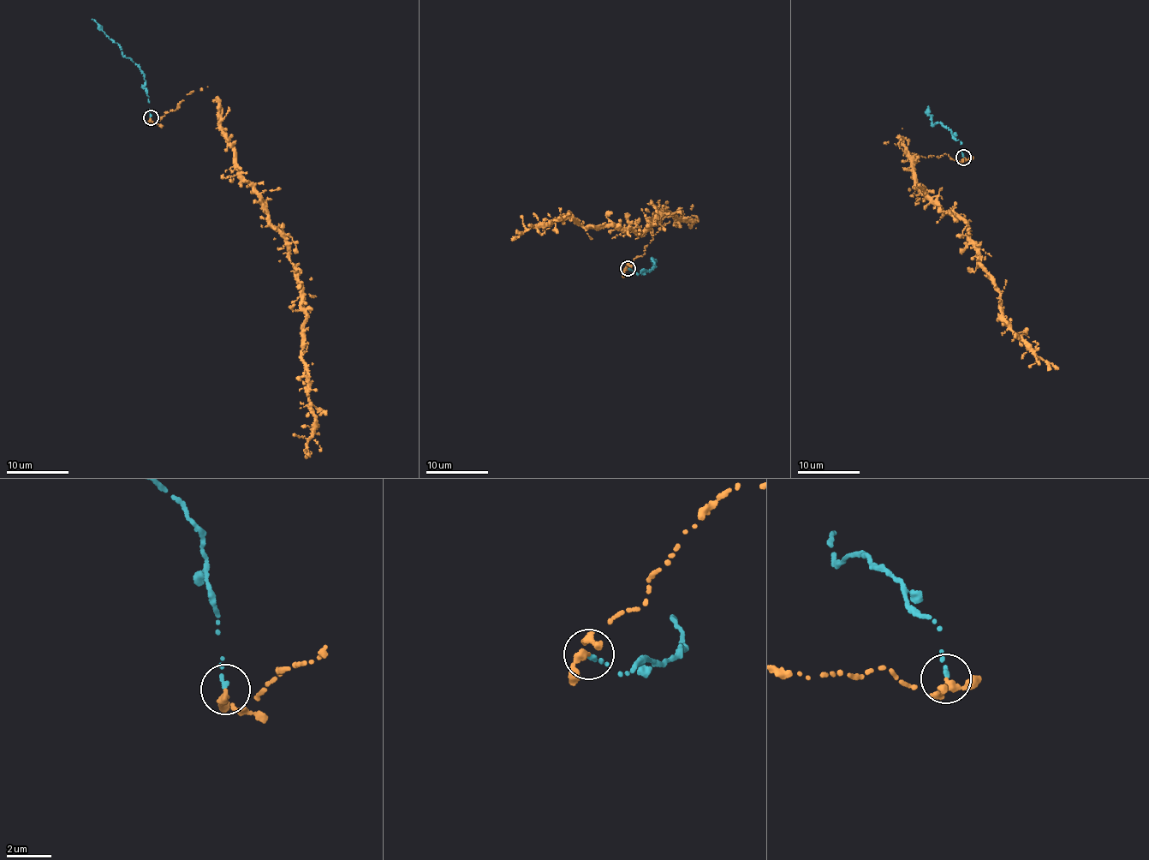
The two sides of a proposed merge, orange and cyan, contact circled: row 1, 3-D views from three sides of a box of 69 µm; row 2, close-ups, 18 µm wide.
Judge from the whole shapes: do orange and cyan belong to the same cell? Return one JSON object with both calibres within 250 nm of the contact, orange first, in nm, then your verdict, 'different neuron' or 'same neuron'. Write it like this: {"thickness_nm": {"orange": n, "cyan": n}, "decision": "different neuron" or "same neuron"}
{"thickness_nm": {"orange": 220, "cyan": 170}, "decision": "different neuron"}

